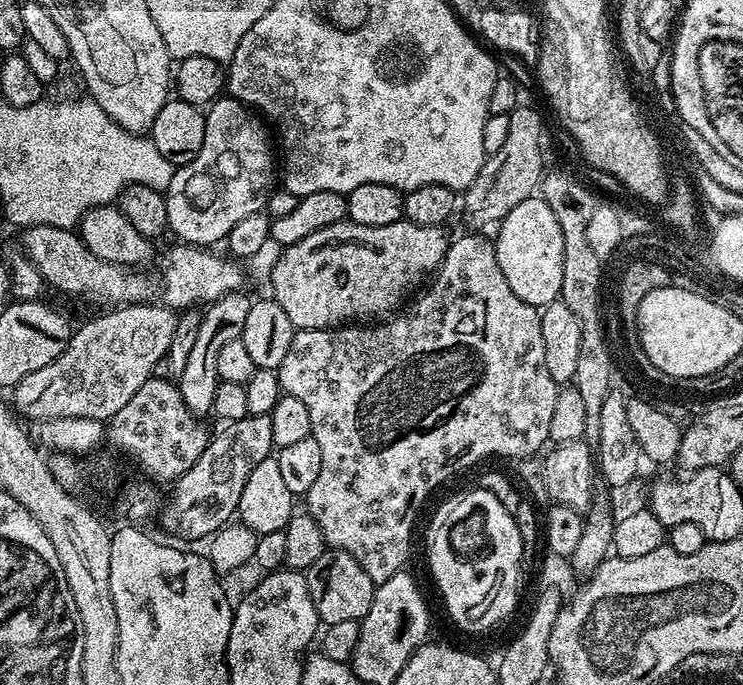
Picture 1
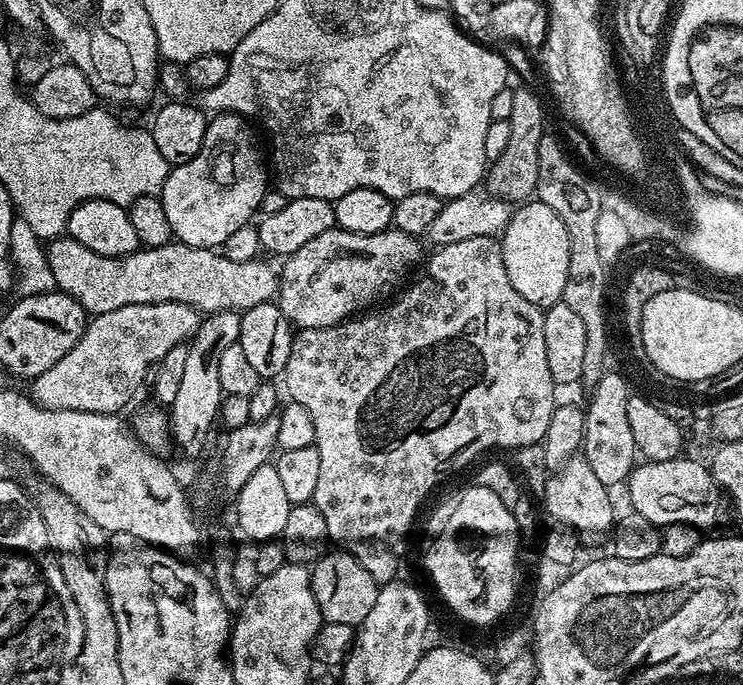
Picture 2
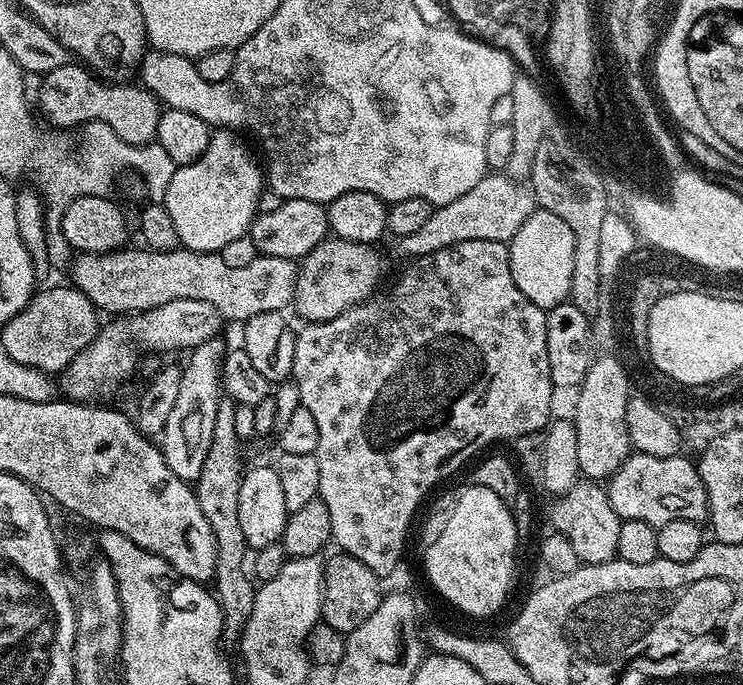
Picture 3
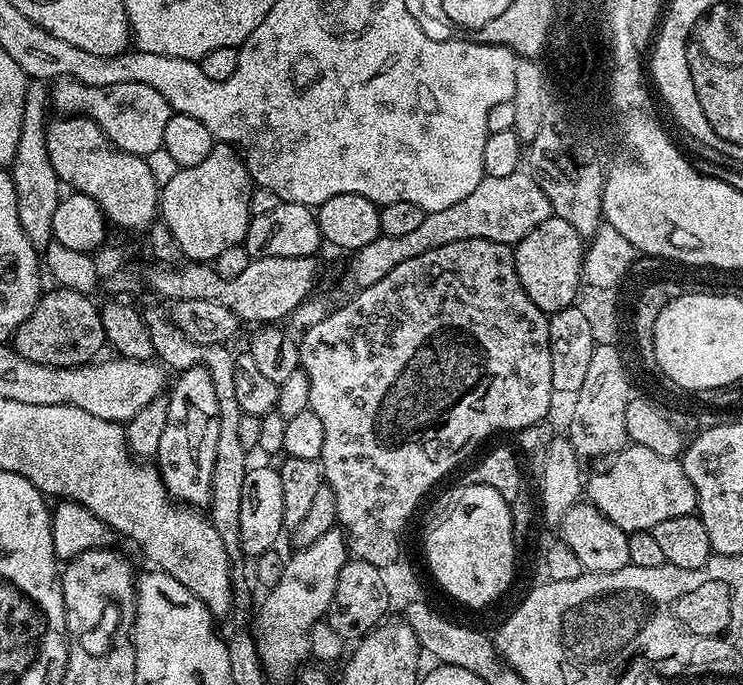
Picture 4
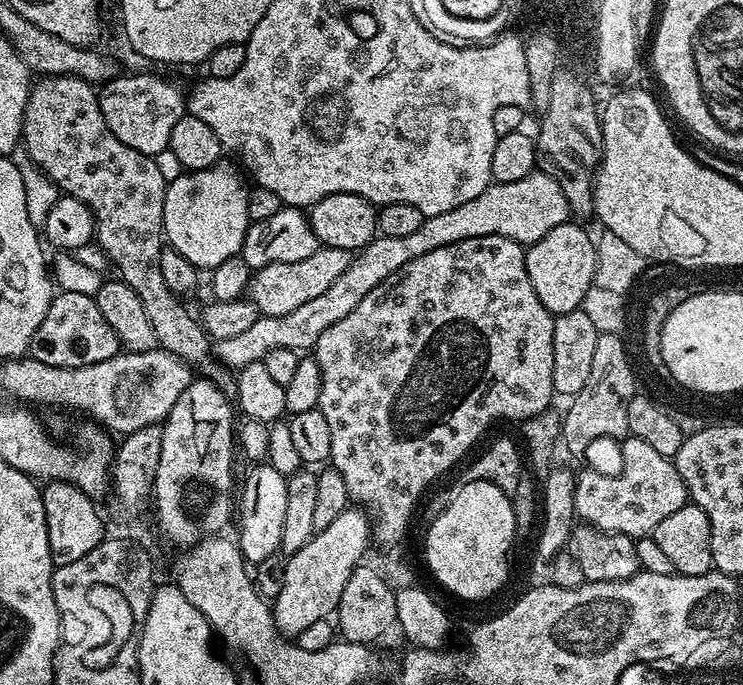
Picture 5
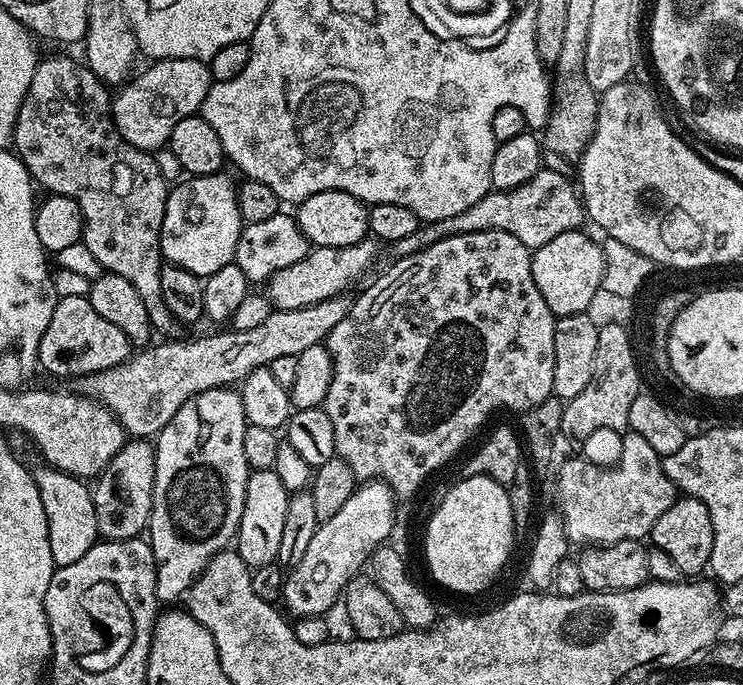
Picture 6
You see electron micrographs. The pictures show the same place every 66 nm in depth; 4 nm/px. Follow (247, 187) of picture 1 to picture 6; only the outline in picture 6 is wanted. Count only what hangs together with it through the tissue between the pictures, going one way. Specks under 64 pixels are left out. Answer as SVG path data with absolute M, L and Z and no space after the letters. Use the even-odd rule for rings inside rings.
M223 171L205 176L188 176L181 179L169 191L166 198L166 214L162 218L162 234L160 235L160 255L167 263L182 270L188 270L201 278L214 274L214 270L222 270L222 266L233 263L236 258L236 247L240 237L242 221L238 214L237 185L232 184Z

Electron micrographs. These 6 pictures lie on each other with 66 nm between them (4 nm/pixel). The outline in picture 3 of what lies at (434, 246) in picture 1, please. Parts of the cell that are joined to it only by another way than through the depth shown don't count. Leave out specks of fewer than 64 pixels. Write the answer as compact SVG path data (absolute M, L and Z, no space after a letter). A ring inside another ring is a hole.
M329 238L299 261L296 270L296 289L292 304L296 312L308 322L338 318L347 308L361 304L381 287L380 275L384 272L384 260L379 247L362 242L346 242Z

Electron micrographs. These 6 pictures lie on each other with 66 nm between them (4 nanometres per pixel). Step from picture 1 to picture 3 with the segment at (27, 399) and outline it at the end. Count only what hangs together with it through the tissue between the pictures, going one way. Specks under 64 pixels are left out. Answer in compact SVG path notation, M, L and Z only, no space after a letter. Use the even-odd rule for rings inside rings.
M178 298L178 302L166 302L166 306L151 308L145 312L137 312L128 318L112 318L108 325L97 331L96 337L66 365L64 371L59 373L58 388L67 399L77 402L100 402L103 396L108 396L115 390L116 386L123 382L136 368L136 347L139 346L144 352L172 352L175 348L191 350L197 348L202 342L219 337L222 317L210 302L198 302L194 298Z

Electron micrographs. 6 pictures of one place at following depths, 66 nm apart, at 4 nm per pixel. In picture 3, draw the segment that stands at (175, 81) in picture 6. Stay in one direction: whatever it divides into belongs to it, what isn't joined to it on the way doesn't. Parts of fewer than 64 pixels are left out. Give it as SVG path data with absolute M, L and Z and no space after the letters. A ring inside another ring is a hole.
M72 62L66 66L58 66L58 70L50 70L43 75L38 112L54 127L79 129L88 123L104 122L124 142L138 145L155 141L162 105L144 87L135 83L124 84L128 82L105 82L87 67L77 66Z

